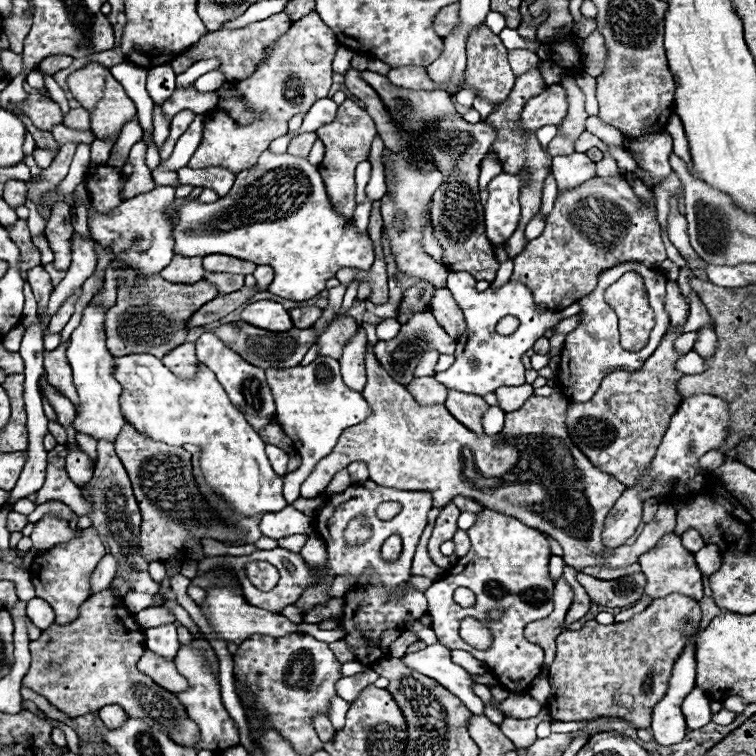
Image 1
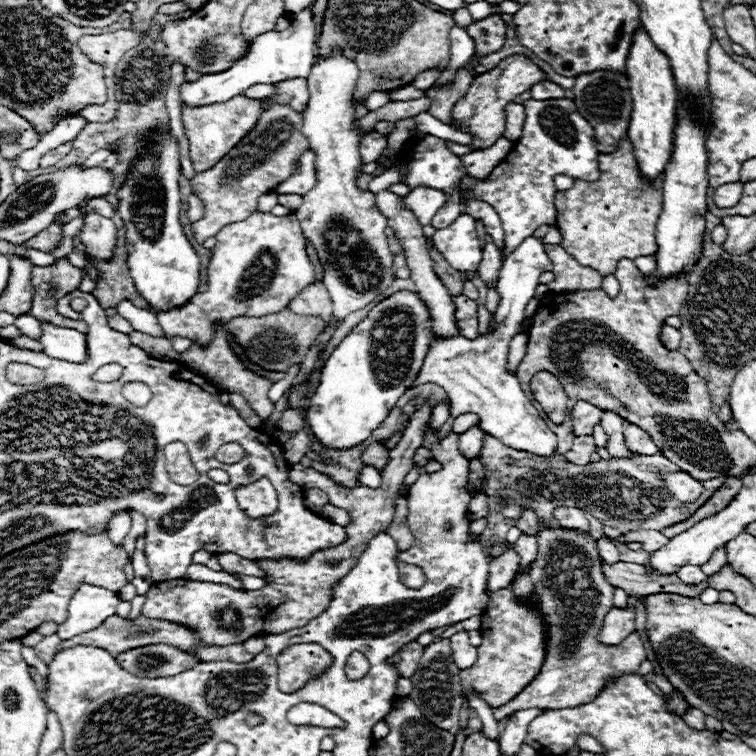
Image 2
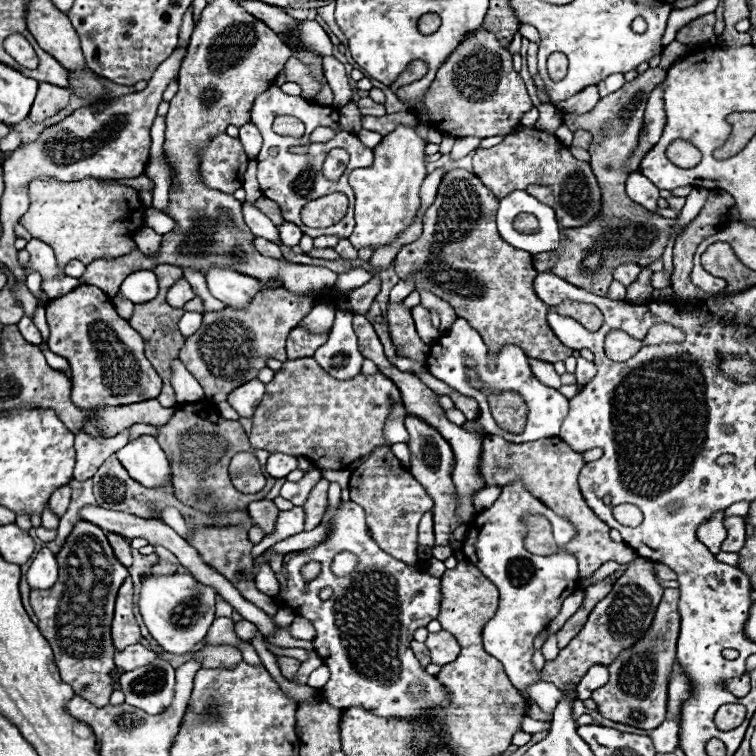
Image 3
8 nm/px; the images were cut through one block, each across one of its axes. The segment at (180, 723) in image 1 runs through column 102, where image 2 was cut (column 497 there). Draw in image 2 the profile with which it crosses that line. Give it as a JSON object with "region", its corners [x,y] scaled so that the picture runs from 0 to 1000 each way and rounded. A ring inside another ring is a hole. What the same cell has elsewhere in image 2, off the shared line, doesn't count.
{"region":[[[677,772],[651,786],[643,810],[638,812],[638,852],[632,854],[630,876],[608,889],[614,923],[624,913],[656,937],[685,921],[714,889],[722,873],[722,823],[698,796],[685,796]]]}

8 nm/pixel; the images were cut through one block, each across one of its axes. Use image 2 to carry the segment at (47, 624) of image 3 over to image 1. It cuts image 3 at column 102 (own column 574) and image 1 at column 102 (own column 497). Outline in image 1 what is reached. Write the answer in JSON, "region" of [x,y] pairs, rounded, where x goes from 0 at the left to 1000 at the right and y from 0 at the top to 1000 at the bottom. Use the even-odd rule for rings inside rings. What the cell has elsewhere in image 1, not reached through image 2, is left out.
{"region":[[[138,934],[138,937],[132,937],[132,950],[138,952],[138,958],[146,966],[153,966],[153,963],[164,960],[164,955],[169,952],[169,947],[156,934]]]}

